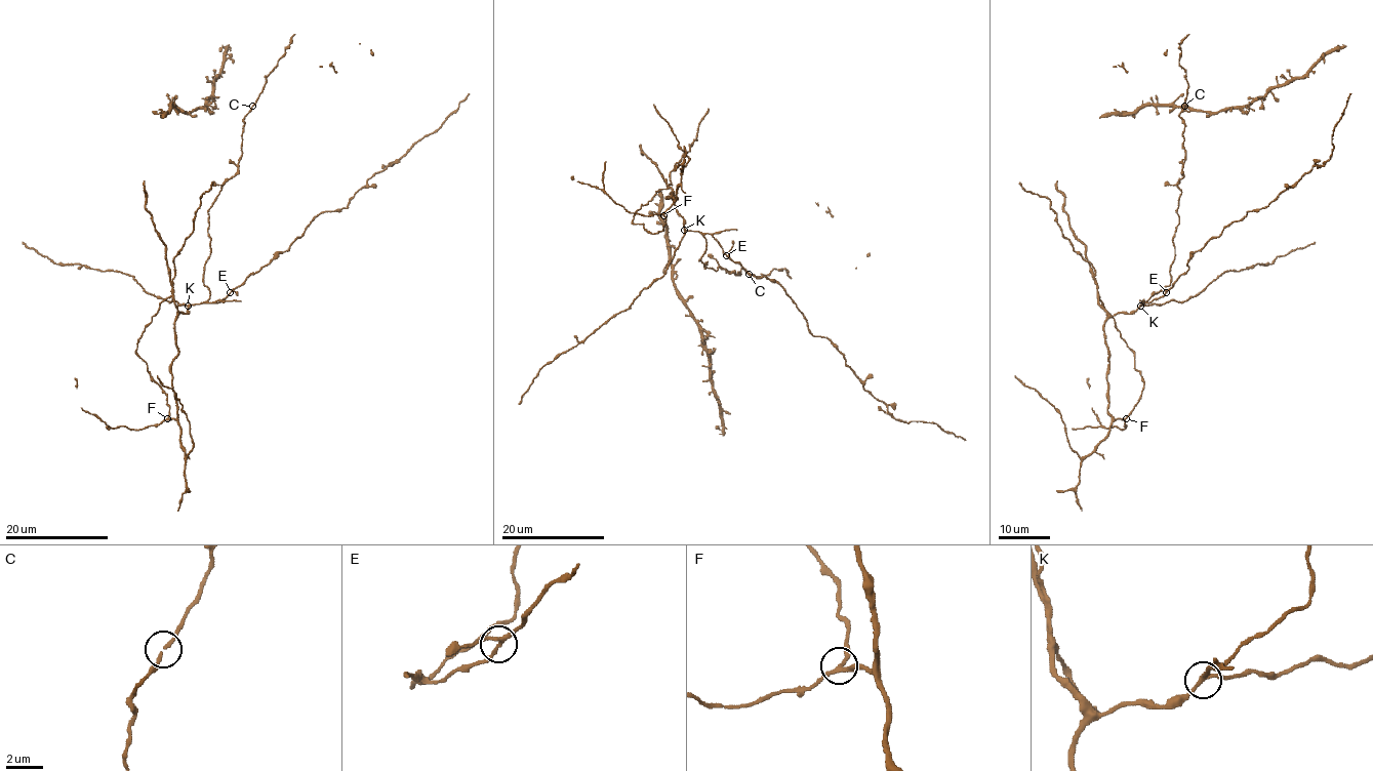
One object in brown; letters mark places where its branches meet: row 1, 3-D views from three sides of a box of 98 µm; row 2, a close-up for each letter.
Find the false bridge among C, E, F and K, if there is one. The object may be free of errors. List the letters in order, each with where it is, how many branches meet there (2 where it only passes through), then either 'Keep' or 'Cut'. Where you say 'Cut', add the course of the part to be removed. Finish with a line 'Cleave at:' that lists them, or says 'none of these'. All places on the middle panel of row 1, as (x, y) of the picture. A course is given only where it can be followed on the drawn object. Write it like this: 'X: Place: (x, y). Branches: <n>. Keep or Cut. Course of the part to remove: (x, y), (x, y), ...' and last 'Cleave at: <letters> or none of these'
C: Place: (749, 274). Branches: 2. Keep
E: Place: (726, 255). Branches: 3. Keep
F: Place: (663, 215). Branches: 3. Keep
K: Place: (684, 230). Branches: 3. Keep
Cleave at: none of these

